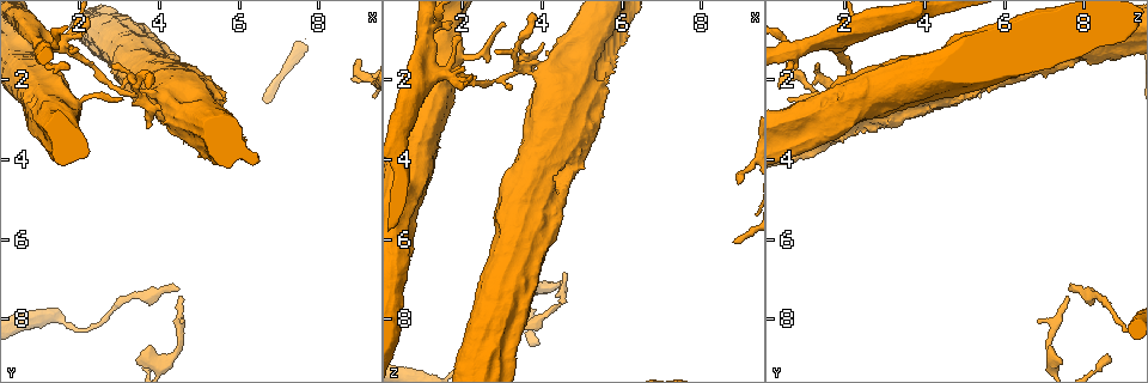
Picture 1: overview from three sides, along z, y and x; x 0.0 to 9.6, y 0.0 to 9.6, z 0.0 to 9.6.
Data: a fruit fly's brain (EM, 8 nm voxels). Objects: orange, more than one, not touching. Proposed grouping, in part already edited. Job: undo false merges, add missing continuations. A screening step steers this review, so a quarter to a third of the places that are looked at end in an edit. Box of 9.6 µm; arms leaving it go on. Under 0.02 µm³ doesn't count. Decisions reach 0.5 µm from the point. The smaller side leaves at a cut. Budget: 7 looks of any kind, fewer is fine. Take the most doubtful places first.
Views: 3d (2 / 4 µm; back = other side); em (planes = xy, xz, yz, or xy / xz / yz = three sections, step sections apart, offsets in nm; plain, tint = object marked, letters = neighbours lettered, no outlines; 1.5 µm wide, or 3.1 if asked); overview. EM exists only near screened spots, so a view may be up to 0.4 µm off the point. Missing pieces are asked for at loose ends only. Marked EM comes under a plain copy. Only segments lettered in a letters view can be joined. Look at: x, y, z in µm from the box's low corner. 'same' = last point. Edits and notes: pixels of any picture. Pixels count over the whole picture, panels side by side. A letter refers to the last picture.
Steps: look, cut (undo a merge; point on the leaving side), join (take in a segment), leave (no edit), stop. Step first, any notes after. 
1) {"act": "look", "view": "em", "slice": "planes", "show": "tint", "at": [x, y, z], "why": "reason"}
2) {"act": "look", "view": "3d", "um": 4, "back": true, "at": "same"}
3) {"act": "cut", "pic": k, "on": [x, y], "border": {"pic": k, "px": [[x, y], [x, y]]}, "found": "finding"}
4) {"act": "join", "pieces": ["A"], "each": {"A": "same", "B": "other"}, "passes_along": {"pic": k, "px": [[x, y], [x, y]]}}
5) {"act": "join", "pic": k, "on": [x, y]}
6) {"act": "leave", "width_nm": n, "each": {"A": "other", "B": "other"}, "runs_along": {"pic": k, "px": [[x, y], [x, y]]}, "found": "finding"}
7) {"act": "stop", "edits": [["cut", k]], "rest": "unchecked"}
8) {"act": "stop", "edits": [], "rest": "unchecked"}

{"act": "look", "view": "em", "slice": "xz", "step": 4, "show": "tint", "at": [3.90, 2.35, 1.75], "why": "abrupt turn"}

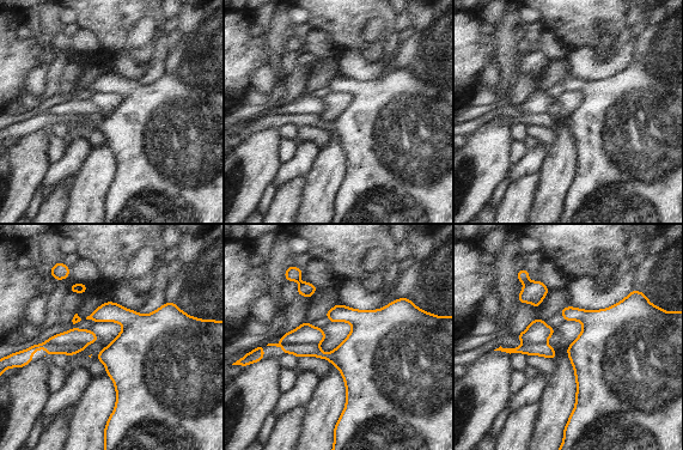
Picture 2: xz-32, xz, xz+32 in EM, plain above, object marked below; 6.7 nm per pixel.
{"act": "look", "view": "em", "slice": "planes", "show": "letters", "at": "same"}

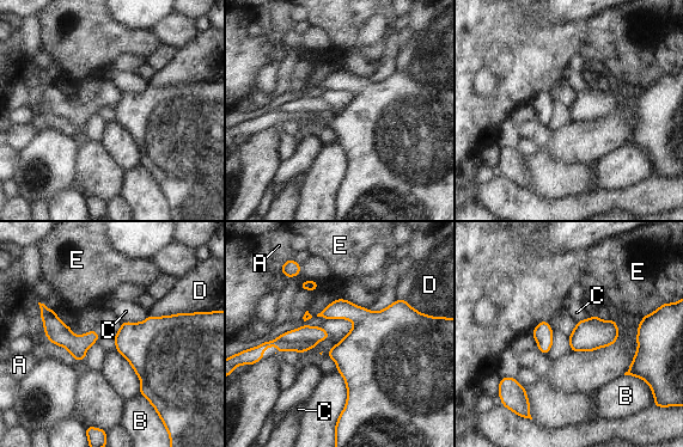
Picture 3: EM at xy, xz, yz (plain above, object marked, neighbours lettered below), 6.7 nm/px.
{"act": "cut", "pic": 3, "on": [303, 334], "each": {"A": "other", "B": "other", "C": "other", "D": "other", "E": "other"}, "found": "a second neuron is stuck on"}

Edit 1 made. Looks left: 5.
{"act": "look", "view": "em", "slice": "planes", "show": "letters", "at": [8.95, 1.50, 4.55]}

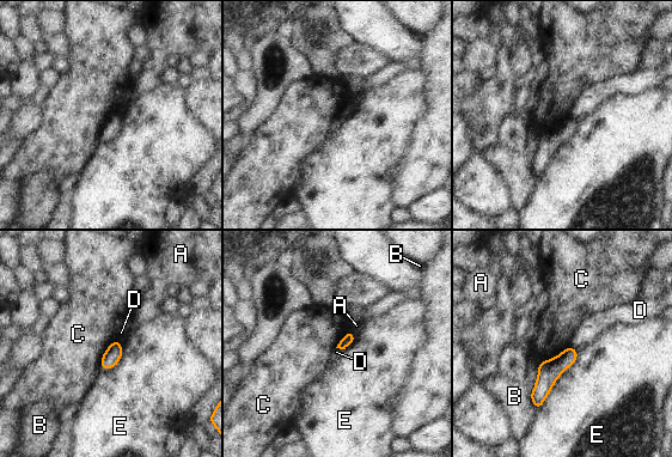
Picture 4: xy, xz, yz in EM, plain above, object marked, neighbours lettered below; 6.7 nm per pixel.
{"act": "leave", "each": {"A": "other", "B": "other", "C": "other", "D": "other", "E": "other"}, "found": "none of them fits"}

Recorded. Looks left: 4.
{"act": "look", "view": "overview", "why": "see it whole again"}

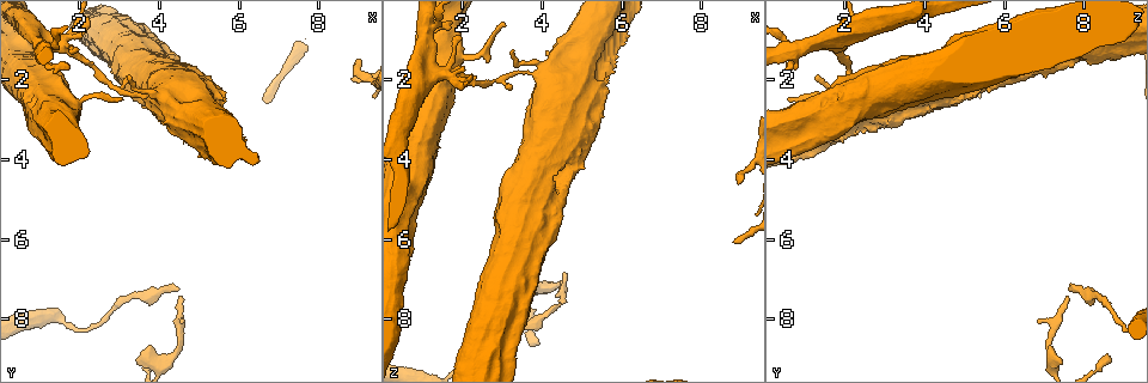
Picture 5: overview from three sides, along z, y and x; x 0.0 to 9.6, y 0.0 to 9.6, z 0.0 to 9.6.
{"act": "look", "view": "em", "slice": "planes", "show": "tint", "at": [4.55, 8.10, 6.90]}

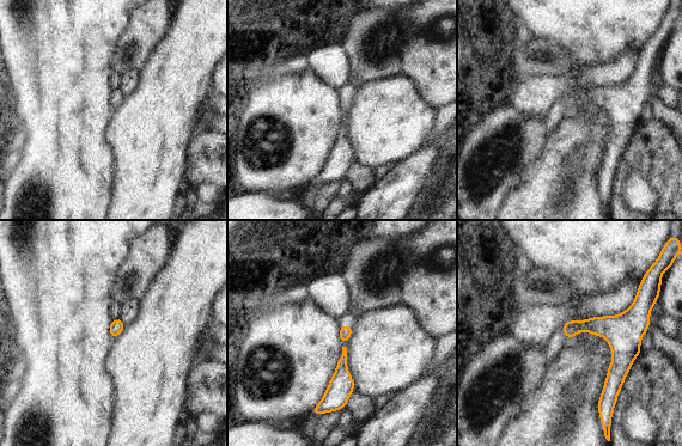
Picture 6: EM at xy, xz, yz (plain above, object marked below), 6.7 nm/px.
{"act": "look", "view": "em", "slice": "planes", "show": "letters", "at": "same"}

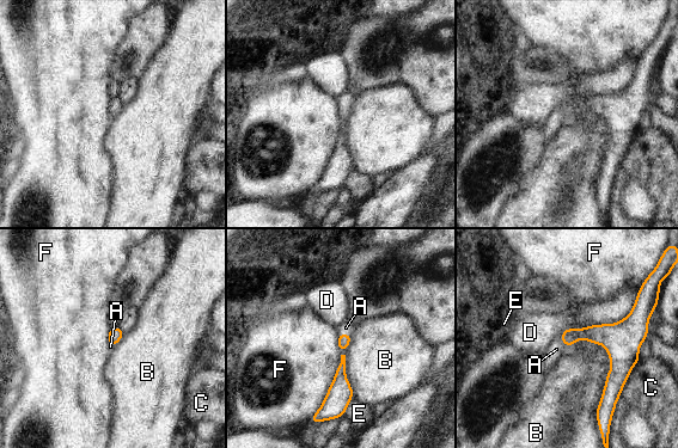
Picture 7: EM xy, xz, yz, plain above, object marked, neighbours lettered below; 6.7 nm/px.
{"act": "join", "pieces": ["A"], "each": {"A": "same", "B": "other", "C": "other", "D": "other", "E": "other", "F": "other"}, "passes_along": {"pic": 7, "px": [[604, 335], [568, 344], [556, 349]]}, "found": "the neuron continues"}

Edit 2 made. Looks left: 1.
{"act": "stop", "edits": [["cut", 3], ["join", 7]], "rest": "unchecked"}

